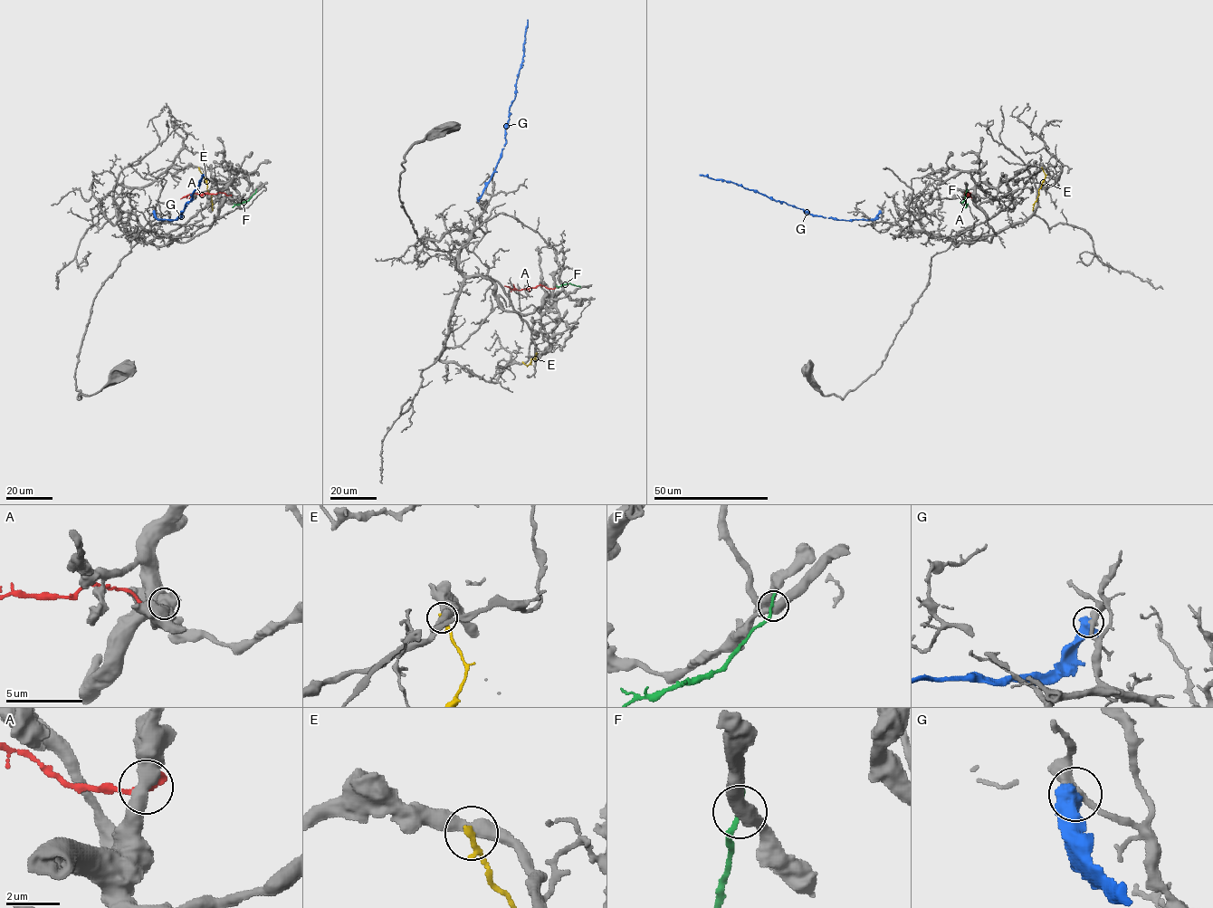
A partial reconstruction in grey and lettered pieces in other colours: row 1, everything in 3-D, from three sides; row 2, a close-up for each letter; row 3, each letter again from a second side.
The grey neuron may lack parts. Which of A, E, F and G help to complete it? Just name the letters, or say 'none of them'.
none of them

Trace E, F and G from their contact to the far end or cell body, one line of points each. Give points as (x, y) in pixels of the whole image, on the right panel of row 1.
E: (1042, 167), (1045, 176), (1032, 210)
F: (967, 191), (965, 207)
G: (880, 211), (873, 219), (841, 220), (812, 215), (730, 181), (699, 174)

